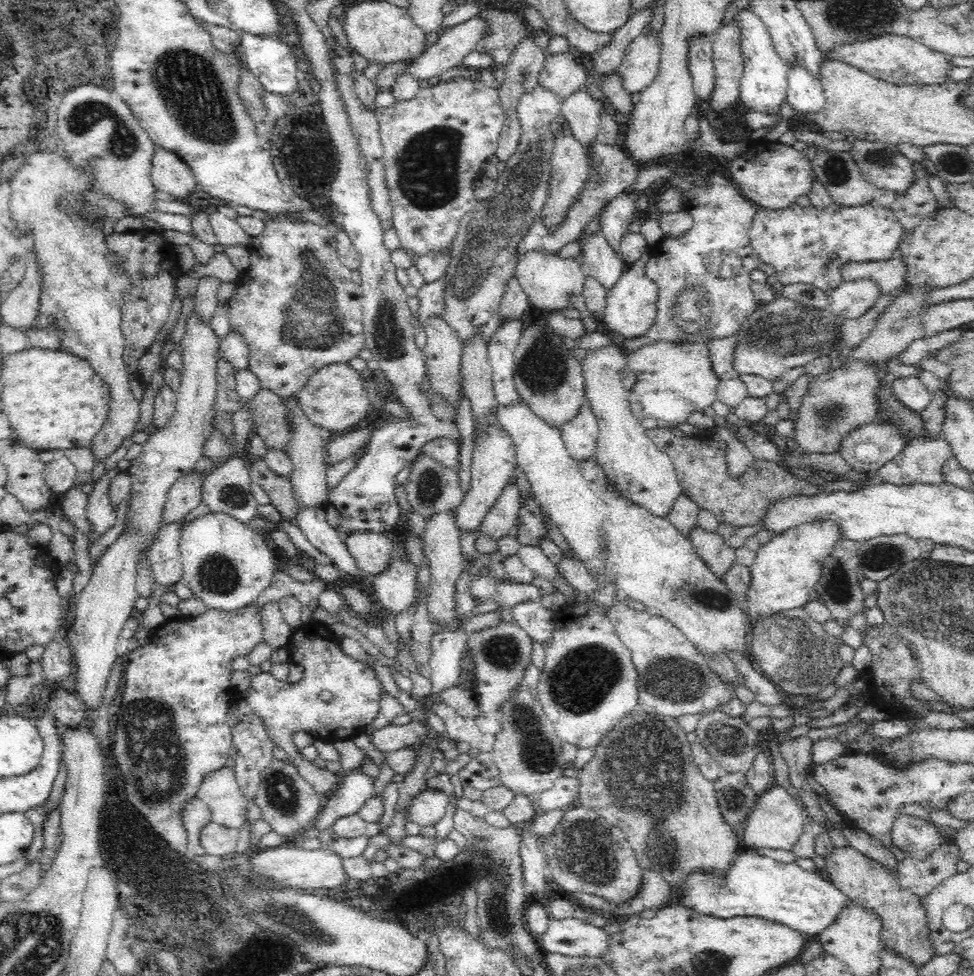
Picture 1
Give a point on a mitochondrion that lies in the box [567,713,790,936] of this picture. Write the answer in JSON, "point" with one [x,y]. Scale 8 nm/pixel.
{"point":[725,740]}

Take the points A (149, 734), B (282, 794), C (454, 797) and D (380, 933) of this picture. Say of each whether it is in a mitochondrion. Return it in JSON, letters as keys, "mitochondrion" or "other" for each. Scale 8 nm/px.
{"A":"mitochondrion","B":"mitochondrion","C":"other","D":"other"}

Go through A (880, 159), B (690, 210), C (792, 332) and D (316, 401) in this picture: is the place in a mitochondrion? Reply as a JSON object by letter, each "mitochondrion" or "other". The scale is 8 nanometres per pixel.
{"A":"mitochondrion","B":"other","C":"mitochondrion","D":"other"}

